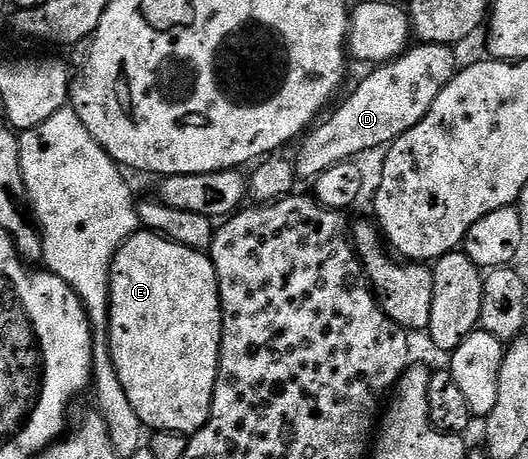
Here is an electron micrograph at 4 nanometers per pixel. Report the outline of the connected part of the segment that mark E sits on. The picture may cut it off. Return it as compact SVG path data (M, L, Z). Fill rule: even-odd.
M138 229L136 234L129 237L117 250L115 260L111 264L109 273L109 351L111 360L115 364L115 372L119 372L119 384L123 384L123 392L127 392L127 400L131 400L131 408L143 420L143 424L150 431L170 430L176 434L192 436L202 430L207 424L213 393L217 383L217 369L221 355L221 297L217 287L217 269L213 267L213 259L208 253L192 250L183 244L173 242L161 234L154 234L151 230Z

